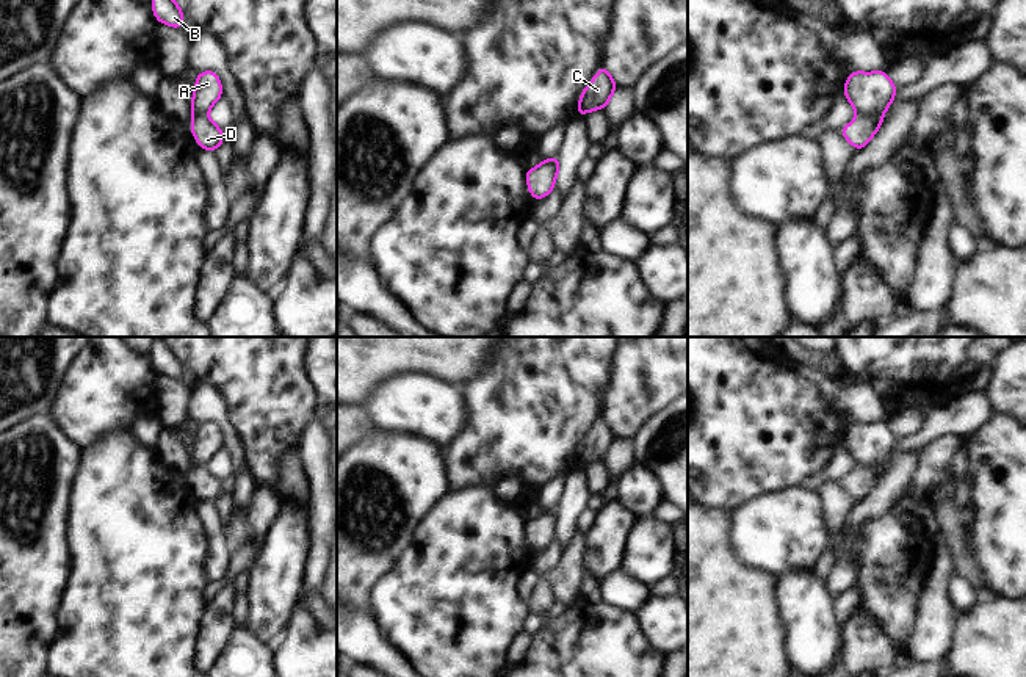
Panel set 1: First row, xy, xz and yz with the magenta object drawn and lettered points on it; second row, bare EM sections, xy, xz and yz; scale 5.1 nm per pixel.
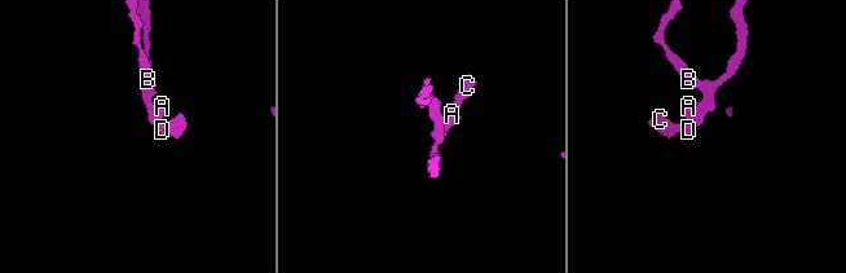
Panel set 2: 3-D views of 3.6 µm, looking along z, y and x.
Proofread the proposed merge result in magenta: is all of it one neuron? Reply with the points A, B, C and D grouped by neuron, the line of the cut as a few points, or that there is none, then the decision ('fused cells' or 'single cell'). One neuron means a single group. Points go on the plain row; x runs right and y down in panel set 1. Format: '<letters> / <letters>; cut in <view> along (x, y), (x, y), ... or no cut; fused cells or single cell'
A B / C D; cut in yz along (859, 464), (871, 469), (879, 477); fused cells

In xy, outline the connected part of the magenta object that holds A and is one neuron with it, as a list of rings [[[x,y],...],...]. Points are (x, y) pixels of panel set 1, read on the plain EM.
[[[211,420],[197,425],[197,431],[194,434],[193,451],[190,454],[190,461],[204,467],[210,462],[210,459],[222,448],[222,436],[216,423]]]

